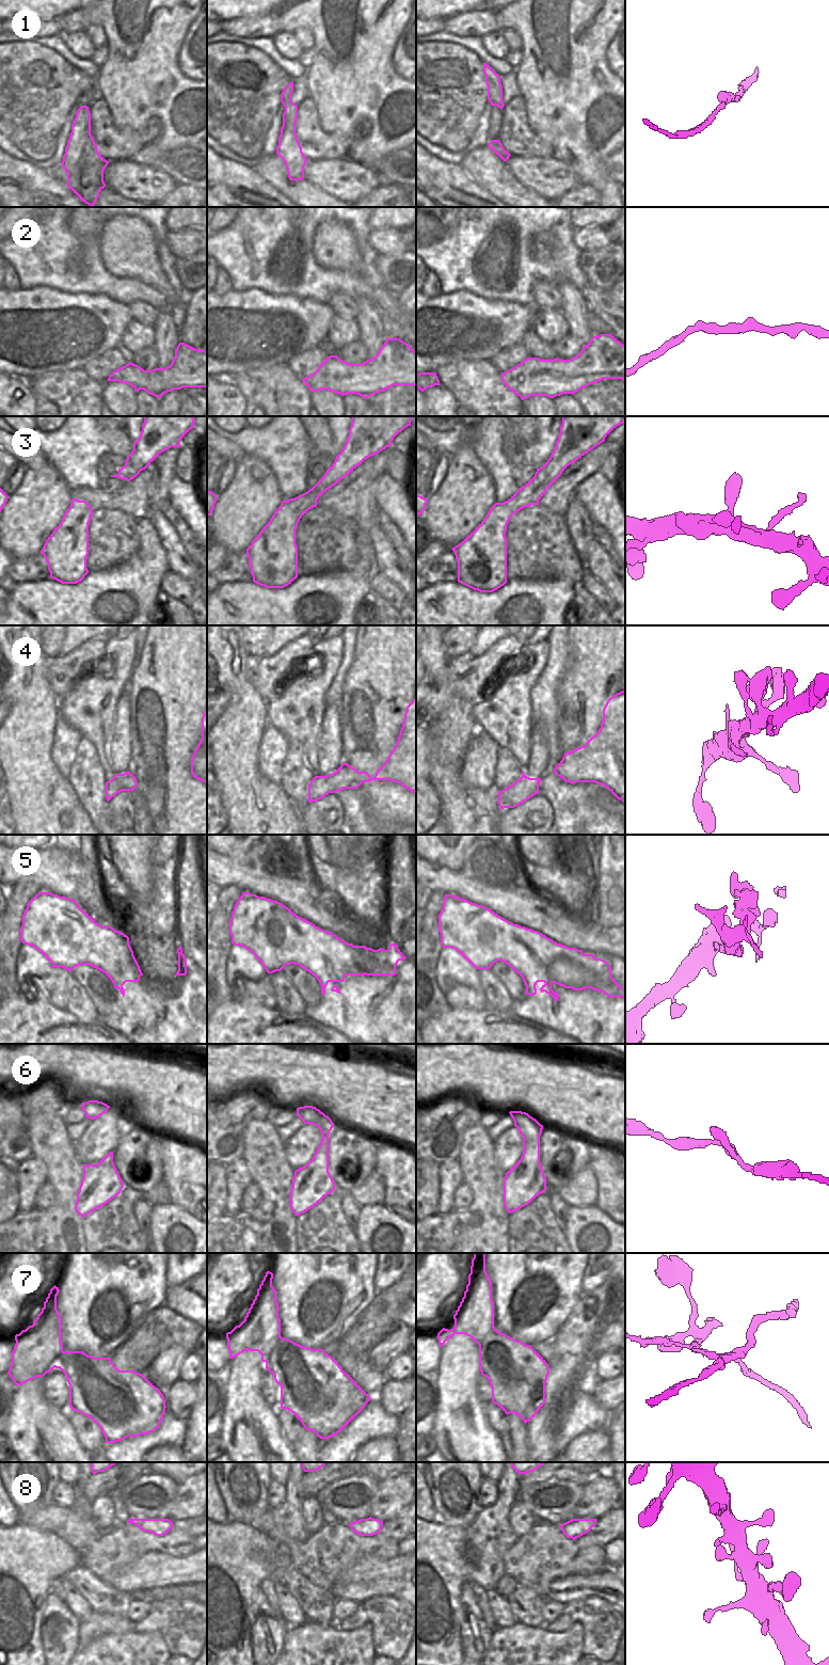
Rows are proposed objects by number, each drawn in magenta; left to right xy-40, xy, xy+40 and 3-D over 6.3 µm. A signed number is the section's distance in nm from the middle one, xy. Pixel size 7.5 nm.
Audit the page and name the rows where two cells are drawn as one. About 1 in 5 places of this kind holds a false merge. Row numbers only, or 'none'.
5, 7

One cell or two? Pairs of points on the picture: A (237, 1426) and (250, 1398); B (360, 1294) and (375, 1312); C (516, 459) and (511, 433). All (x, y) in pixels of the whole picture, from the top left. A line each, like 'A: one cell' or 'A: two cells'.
A: one cell
B: two cells
C: one cell

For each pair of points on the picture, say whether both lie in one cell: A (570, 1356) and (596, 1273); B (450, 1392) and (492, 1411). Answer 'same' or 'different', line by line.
A: different
B: different

